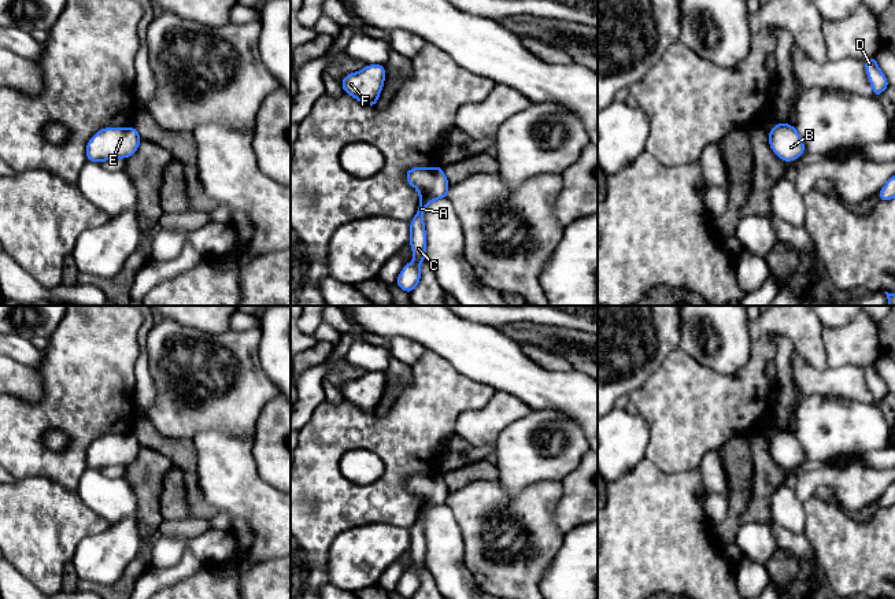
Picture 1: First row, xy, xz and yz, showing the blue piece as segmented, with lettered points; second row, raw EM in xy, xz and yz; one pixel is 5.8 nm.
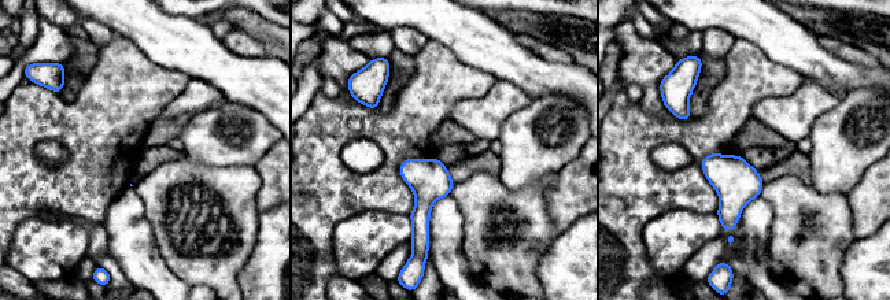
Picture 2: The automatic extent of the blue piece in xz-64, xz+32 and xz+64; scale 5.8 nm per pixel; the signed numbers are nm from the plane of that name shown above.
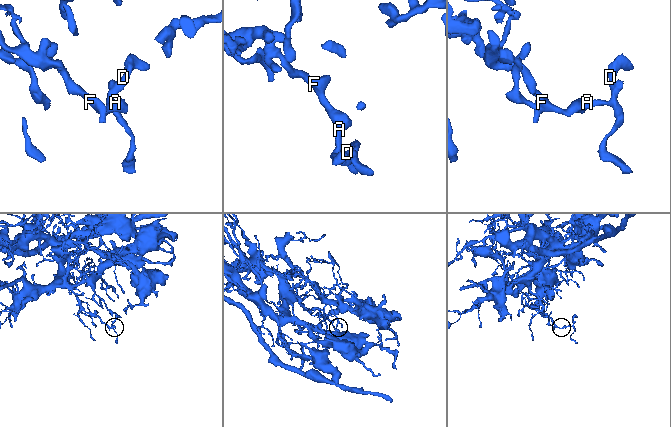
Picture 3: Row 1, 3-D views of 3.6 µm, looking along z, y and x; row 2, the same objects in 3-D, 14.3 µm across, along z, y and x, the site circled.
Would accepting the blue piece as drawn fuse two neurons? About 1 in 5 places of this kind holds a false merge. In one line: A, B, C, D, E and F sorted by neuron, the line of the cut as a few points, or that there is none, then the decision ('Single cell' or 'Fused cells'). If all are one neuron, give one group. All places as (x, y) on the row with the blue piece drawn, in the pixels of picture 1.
Groups: A B C D E F. No split. Single cell

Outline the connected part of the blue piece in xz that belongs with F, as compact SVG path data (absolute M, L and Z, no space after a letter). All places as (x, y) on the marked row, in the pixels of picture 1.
M367 64L363 70L345 75L340 84L350 96L376 108L384 80L384 64Z

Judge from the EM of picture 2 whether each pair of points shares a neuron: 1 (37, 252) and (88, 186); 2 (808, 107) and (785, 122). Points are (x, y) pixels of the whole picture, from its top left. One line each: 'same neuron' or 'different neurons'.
1: different neurons
2: same neuron

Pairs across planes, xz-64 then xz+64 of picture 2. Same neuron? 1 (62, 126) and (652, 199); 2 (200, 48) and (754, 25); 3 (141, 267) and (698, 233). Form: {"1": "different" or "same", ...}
{"1": "same", "2": "same", "3": "different"}

